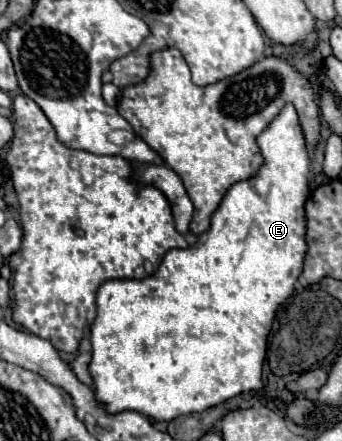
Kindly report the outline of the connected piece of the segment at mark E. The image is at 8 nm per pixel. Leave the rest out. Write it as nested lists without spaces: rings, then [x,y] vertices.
[[[287,103],[279,115],[269,123],[269,127],[257,137],[257,145],[261,149],[263,155],[263,165],[259,167],[259,171],[245,181],[235,183],[223,197],[221,205],[217,207],[217,211],[211,217],[211,227],[209,231],[205,231],[203,235],[197,237],[195,245],[187,247],[187,249],[171,249],[163,263],[159,265],[157,273],[141,279],[141,281],[129,281],[129,279],[113,279],[113,281],[105,281],[99,291],[97,291],[97,319],[91,327],[91,345],[93,345],[93,359],[89,365],[91,377],[95,379],[95,395],[97,399],[101,399],[107,405],[109,413],[119,413],[125,409],[137,411],[145,417],[151,417],[155,421],[171,421],[179,415],[187,415],[187,413],[201,413],[209,407],[215,407],[223,401],[229,401],[241,393],[249,393],[249,391],[259,391],[263,389],[263,381],[261,381],[261,371],[263,371],[263,361],[265,361],[265,353],[267,353],[267,337],[269,331],[273,327],[273,319],[277,309],[293,295],[295,289],[295,281],[299,279],[301,271],[303,271],[303,259],[307,253],[307,241],[305,241],[305,233],[307,233],[307,219],[305,219],[305,201],[309,195],[309,149],[307,149],[307,141],[303,135],[303,129],[299,125],[299,117],[297,111],[291,103]]]

